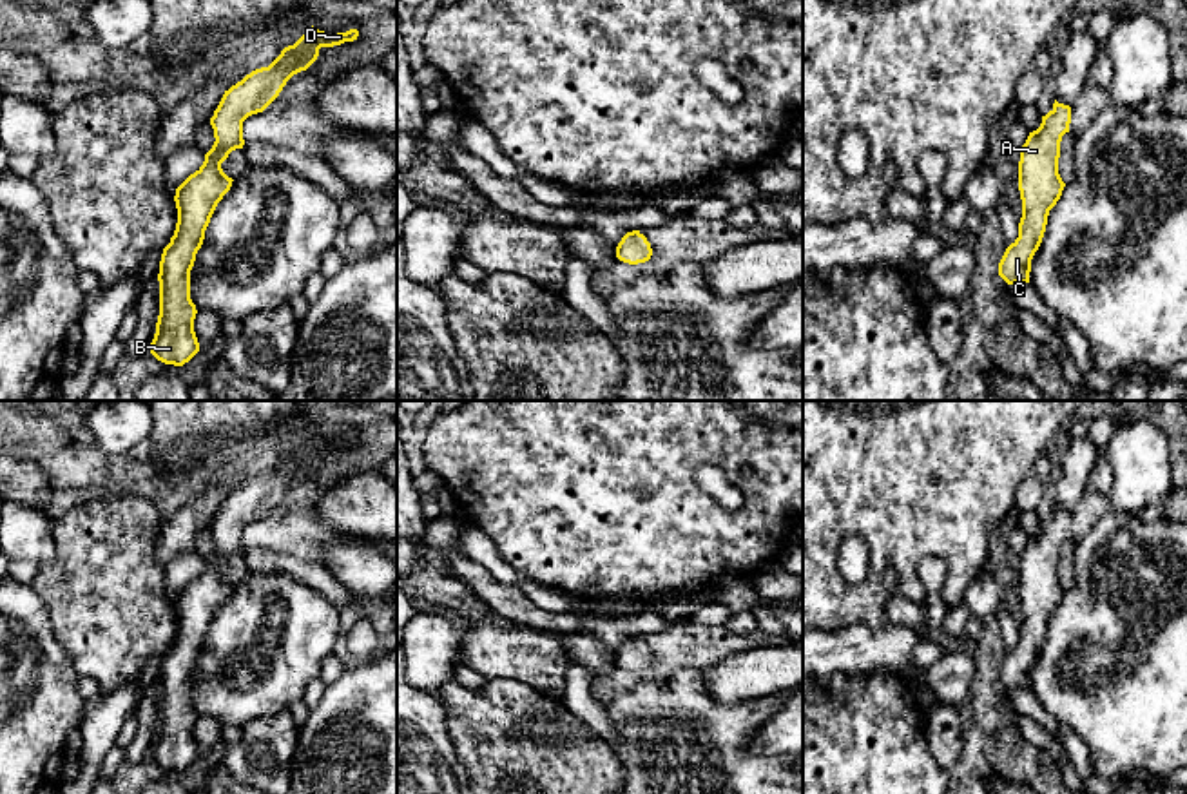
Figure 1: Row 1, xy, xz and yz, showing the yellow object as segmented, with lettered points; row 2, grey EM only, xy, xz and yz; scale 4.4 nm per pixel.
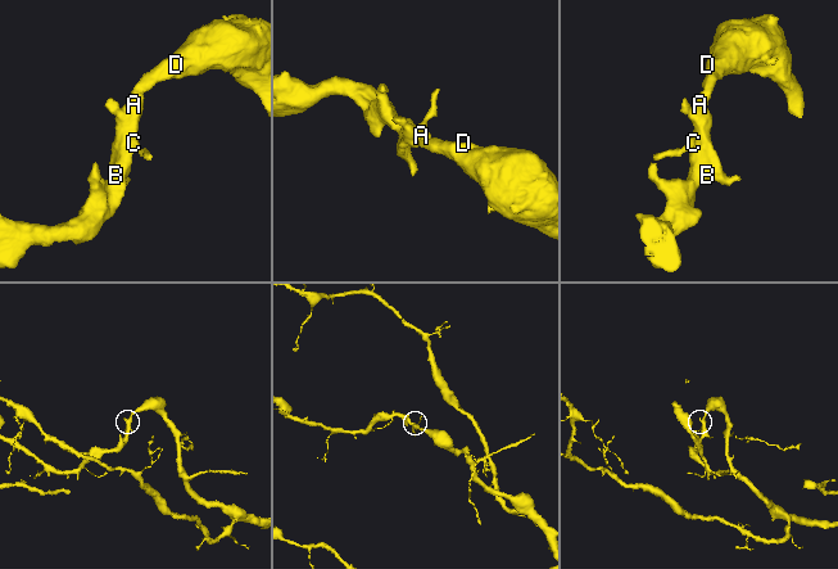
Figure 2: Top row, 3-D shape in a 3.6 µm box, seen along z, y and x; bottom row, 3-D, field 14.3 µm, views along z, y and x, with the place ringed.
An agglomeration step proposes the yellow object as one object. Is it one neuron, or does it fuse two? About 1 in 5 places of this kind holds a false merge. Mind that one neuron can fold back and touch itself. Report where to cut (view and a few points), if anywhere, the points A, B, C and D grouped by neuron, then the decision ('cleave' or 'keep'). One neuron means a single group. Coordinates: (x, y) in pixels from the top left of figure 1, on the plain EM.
no cut | A B C D | keep

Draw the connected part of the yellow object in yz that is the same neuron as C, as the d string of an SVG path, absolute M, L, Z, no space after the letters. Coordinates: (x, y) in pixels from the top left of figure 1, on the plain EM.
M1055 506L1037 537L1020 555L1018 596L1022 624L1018 644L1006 654L999 682L1008 689L1029 689L1031 665L1038 656L1049 616L1062 602L1066 589L1058 580L1060 547L1069 538L1071 513Z

